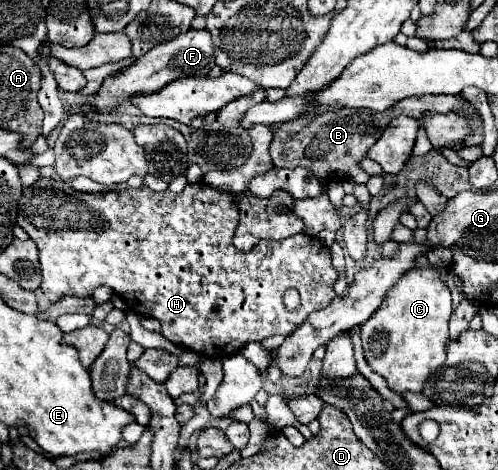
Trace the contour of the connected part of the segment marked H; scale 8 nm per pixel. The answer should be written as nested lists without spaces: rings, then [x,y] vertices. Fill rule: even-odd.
[[[39,179],[31,187],[23,189],[23,195],[19,199],[19,215],[17,215],[17,225],[23,231],[27,231],[27,235],[33,239],[33,243],[39,249],[39,263],[41,263],[41,275],[43,275],[41,291],[45,293],[45,297],[51,303],[59,301],[65,295],[89,297],[95,291],[95,287],[107,285],[123,297],[123,301],[129,305],[131,311],[135,311],[137,315],[153,317],[153,319],[161,321],[161,335],[165,339],[169,339],[171,343],[175,343],[179,347],[191,349],[191,351],[195,351],[203,357],[209,357],[209,359],[225,359],[231,353],[237,353],[243,345],[247,345],[251,341],[261,341],[261,339],[273,337],[273,335],[287,337],[287,335],[291,335],[291,331],[295,331],[295,327],[299,327],[309,317],[309,313],[327,307],[335,299],[333,285],[335,285],[335,279],[337,279],[337,271],[333,269],[333,263],[331,263],[331,251],[323,241],[319,241],[317,237],[309,237],[305,233],[297,233],[295,237],[287,237],[283,241],[261,241],[249,253],[241,253],[231,245],[237,221],[239,221],[239,209],[237,209],[235,195],[227,193],[227,191],[221,191],[221,189],[215,189],[207,183],[189,183],[183,193],[171,193],[169,189],[163,191],[163,193],[155,193],[147,187],[143,187],[143,189],[125,189],[123,193],[115,193],[115,191],[81,193],[81,191],[71,189],[67,183],[63,183],[59,179]],[[287,289],[297,289],[299,291],[301,305],[295,311],[285,309],[283,293]]]

